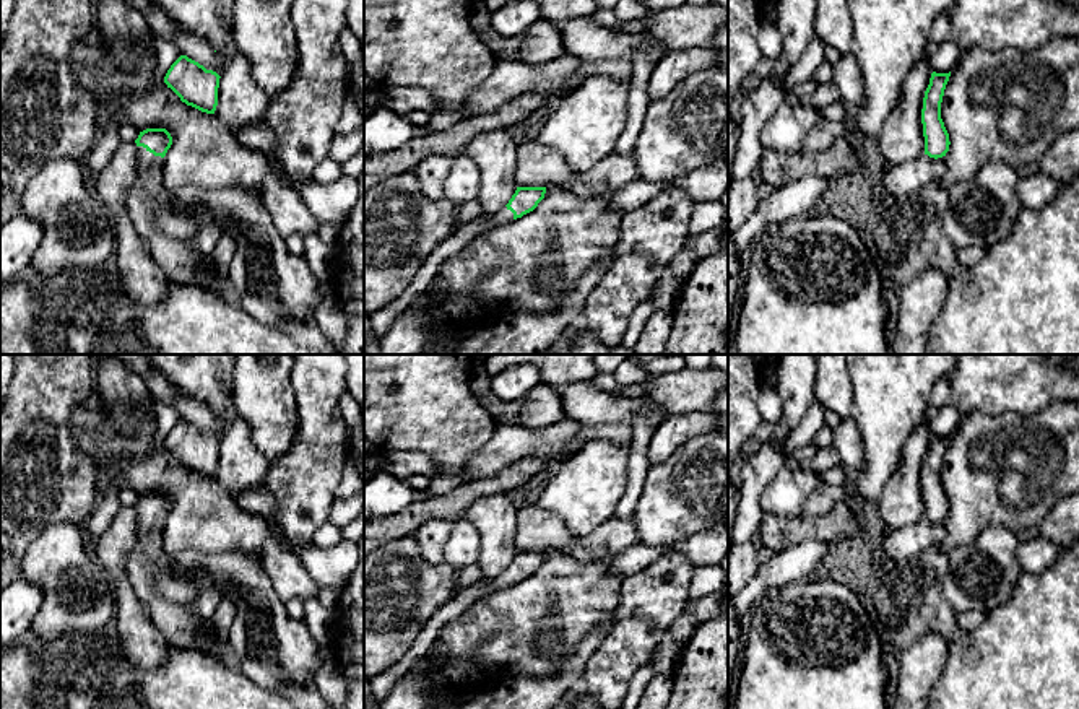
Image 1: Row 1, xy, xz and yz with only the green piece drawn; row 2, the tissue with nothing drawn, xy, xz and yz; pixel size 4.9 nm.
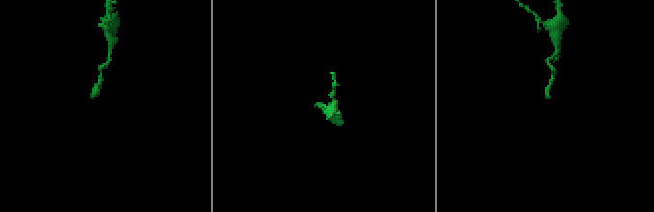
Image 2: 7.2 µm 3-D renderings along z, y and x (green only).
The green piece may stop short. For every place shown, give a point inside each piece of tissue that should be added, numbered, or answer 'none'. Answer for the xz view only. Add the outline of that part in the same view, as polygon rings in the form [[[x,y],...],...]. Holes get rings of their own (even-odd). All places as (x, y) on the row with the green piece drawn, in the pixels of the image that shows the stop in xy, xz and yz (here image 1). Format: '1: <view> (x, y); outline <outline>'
1: xz (502, 217); outline [[[504,207],[500,211],[489,216],[489,220],[483,226],[481,233],[484,233],[497,224],[505,224],[512,220],[514,220],[514,213],[507,207]]]

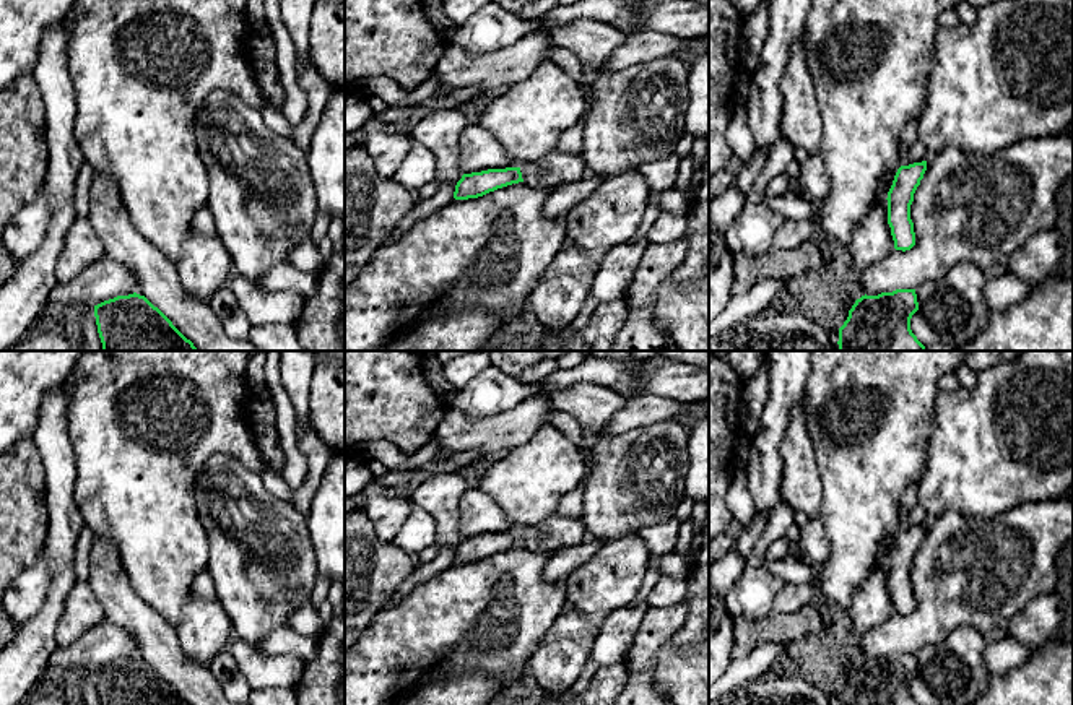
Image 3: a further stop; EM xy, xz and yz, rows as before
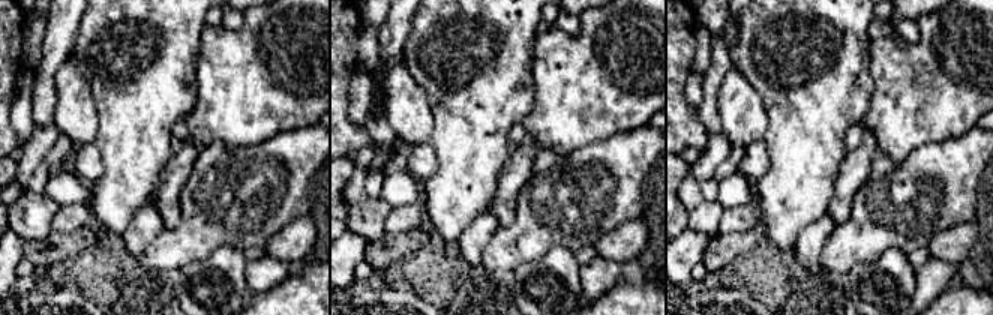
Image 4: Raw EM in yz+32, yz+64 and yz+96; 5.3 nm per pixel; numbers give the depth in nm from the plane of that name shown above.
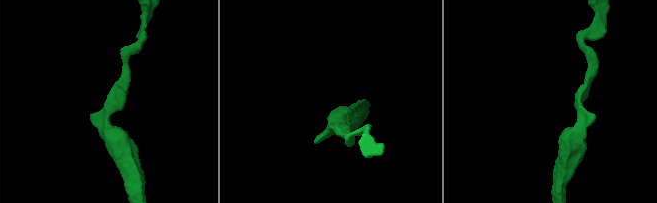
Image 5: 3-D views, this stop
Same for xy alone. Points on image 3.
none

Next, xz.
none

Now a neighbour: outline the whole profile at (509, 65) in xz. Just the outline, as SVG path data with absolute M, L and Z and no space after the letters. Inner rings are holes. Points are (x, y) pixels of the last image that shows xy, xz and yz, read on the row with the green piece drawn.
M543 29L530 31L517 42L486 54L449 45L434 70L439 78L436 93L458 88L509 88L527 80L541 62L550 60L553 47L551 36Z

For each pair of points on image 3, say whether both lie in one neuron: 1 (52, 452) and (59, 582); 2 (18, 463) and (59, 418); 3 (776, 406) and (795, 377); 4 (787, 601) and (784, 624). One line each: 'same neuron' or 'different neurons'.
1: same neuron
2: different neurons
3: same neuron
4: different neurons

